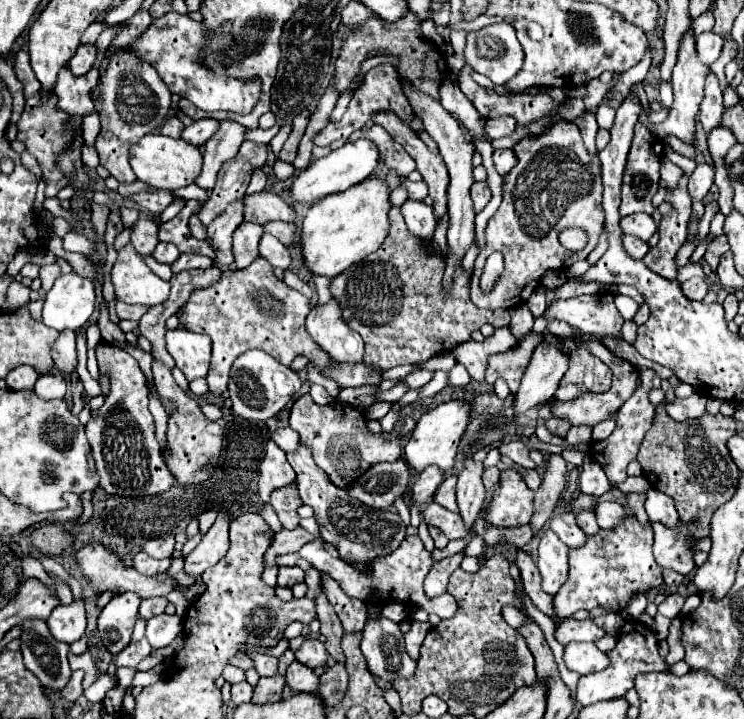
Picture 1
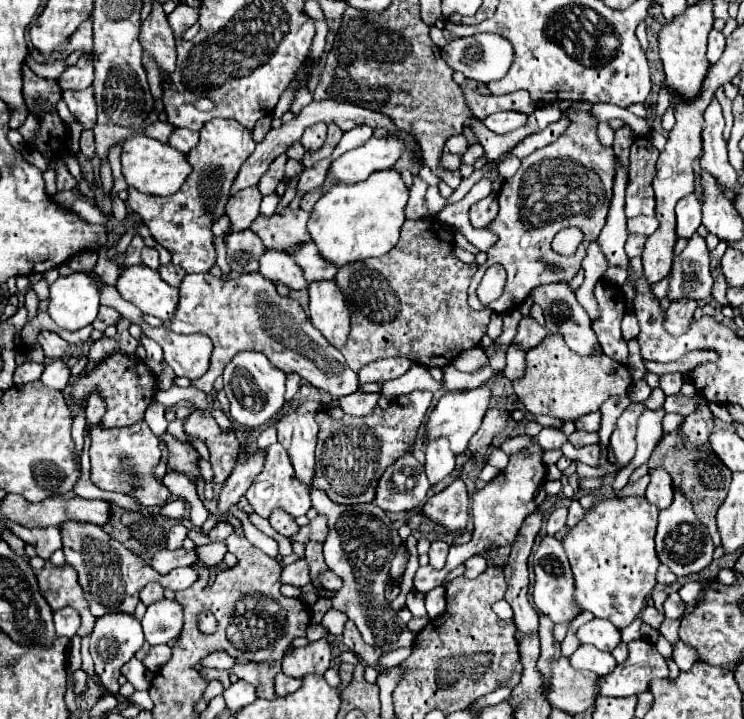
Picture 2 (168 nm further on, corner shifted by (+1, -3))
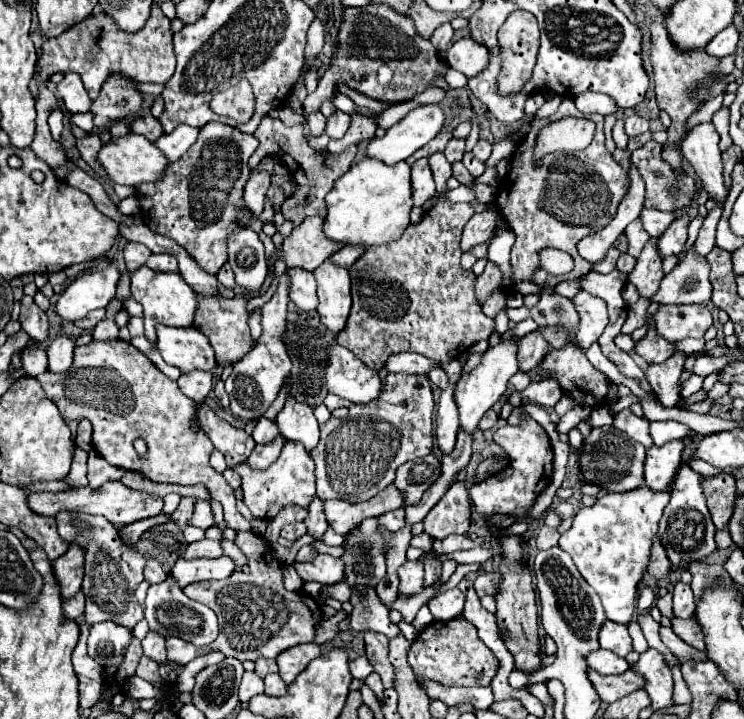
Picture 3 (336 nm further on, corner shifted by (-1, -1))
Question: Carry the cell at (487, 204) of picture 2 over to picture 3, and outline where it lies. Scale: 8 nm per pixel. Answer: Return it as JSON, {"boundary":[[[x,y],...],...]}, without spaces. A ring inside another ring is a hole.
{"boundary":[[[496,210],[474,214],[470,218],[470,222],[464,226],[464,234],[462,234],[462,240],[460,240],[462,252],[468,252],[472,246],[478,246],[478,244],[486,242],[494,234],[496,222],[498,222]]]}

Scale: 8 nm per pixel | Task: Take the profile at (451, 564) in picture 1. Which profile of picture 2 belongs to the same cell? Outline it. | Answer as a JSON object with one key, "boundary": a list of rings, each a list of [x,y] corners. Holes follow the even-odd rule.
{"boundary":[[[528,446],[520,454],[510,456],[508,466],[494,478],[490,480],[482,490],[474,492],[472,496],[472,514],[474,514],[474,530],[472,530],[472,540],[460,546],[450,546],[446,566],[442,570],[436,570],[432,566],[420,566],[416,576],[414,576],[414,590],[426,594],[436,586],[442,586],[446,576],[460,564],[464,564],[470,556],[482,554],[488,544],[496,544],[496,548],[508,546],[514,542],[524,518],[534,512],[534,492],[544,484],[546,480],[546,466],[542,464],[542,450],[538,446]]]}

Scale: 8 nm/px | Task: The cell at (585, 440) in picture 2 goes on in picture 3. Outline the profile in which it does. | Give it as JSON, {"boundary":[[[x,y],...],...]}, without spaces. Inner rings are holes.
{"boundary":[[[602,404],[602,406],[596,406],[590,414],[590,422],[592,422],[592,428],[594,426],[610,426],[614,420],[612,412],[610,412],[610,404]]]}

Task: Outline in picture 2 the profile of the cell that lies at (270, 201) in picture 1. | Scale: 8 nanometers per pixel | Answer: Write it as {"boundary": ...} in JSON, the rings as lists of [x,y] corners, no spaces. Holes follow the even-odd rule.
{"boundary":[[[286,206],[282,210],[282,214],[278,214],[278,212],[272,216],[258,214],[256,220],[252,222],[250,230],[260,236],[260,240],[264,242],[266,248],[288,250],[294,244],[310,242],[310,236],[306,230],[308,216],[310,214],[304,212],[302,208],[292,210],[290,206]]]}

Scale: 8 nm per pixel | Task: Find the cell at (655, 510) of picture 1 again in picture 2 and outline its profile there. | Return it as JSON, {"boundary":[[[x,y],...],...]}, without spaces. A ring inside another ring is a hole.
{"boundary":[[[662,468],[660,470],[650,470],[650,484],[648,484],[648,490],[646,490],[646,500],[650,504],[656,504],[658,510],[666,510],[670,504],[672,504],[672,496],[674,496],[674,490],[672,490],[672,480],[668,476],[668,472],[664,472]]]}

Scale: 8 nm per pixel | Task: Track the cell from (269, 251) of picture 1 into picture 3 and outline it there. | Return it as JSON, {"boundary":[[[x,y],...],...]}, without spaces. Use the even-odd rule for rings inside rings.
{"boundary":[[[288,270],[290,274],[290,300],[304,312],[312,312],[318,306],[316,280],[312,272],[306,270]]]}

